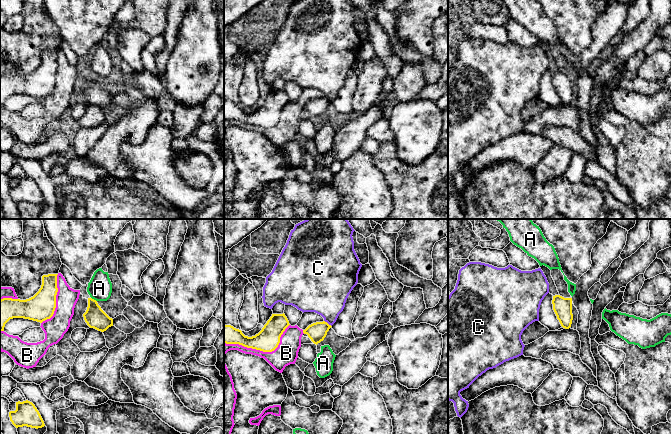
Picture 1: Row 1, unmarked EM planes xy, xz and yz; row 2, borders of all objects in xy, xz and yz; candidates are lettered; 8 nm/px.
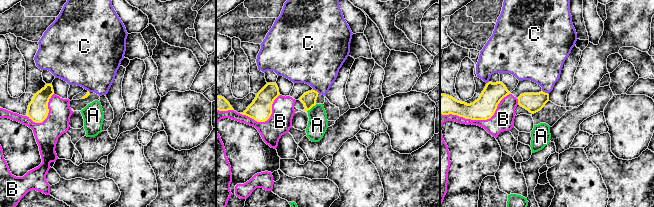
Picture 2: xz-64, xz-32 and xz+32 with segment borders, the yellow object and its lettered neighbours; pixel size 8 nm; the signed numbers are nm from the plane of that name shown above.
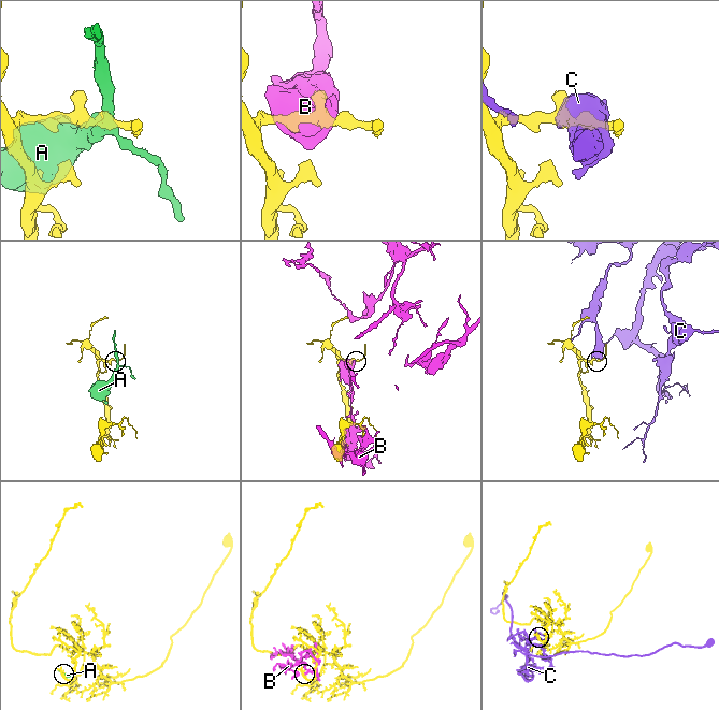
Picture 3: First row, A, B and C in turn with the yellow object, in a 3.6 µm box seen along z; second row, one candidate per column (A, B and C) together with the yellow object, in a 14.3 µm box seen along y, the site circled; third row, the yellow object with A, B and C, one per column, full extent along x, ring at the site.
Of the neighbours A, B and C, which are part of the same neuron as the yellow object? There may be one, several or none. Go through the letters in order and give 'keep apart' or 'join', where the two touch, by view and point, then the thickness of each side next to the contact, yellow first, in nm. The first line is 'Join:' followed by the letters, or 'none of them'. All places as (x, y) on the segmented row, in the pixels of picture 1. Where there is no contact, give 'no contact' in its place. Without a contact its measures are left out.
Join: none of them
A: keep apart | xy (93, 299) | 170/190 nm
B: keep apart | xz (261, 350) | 190/180 nm
C: keep apart | xz (327, 323) | 150/360 nm

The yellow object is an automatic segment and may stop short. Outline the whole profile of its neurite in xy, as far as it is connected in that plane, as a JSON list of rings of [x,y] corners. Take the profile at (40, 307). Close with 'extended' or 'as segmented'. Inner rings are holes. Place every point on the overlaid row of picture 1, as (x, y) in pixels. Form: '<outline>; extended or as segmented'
[[[43,275],[41,288],[29,299],[1,299],[0,331],[4,331],[5,324],[13,318],[24,318],[40,323],[50,319],[56,308],[57,275]]]; as segmented

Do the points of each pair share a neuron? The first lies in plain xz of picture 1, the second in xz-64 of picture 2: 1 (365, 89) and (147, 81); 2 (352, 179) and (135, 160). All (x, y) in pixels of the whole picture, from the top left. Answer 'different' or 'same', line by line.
1: different
2: same

